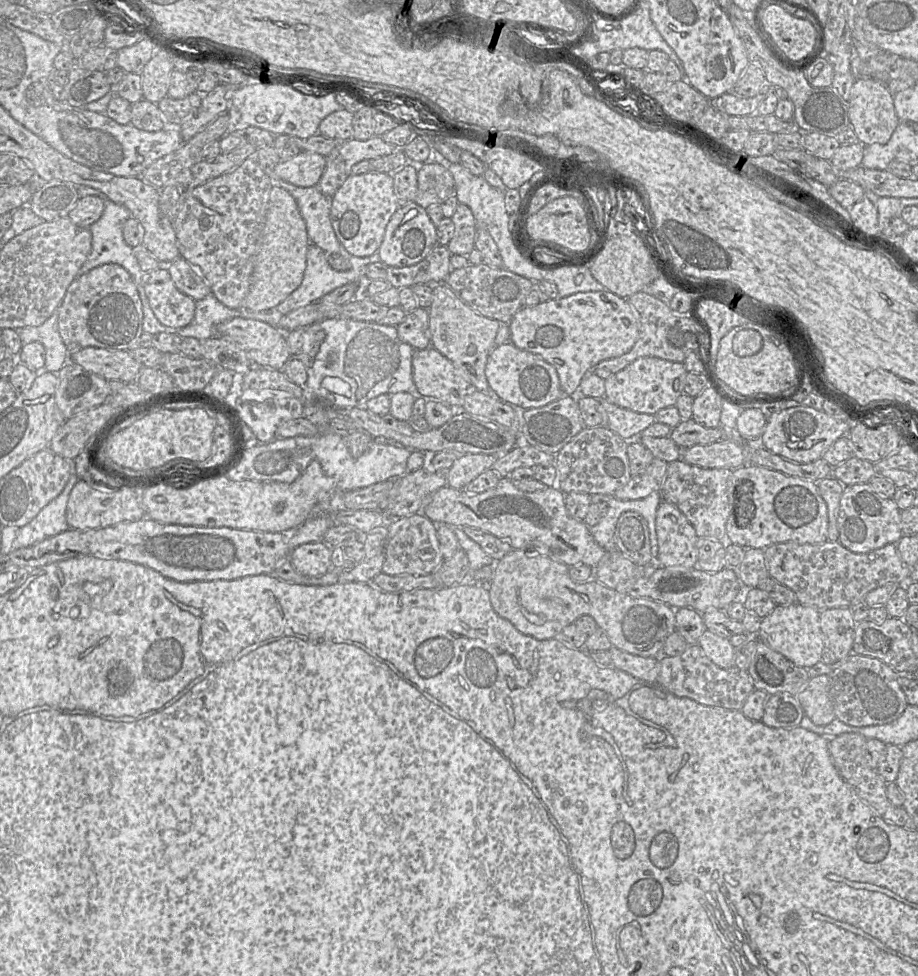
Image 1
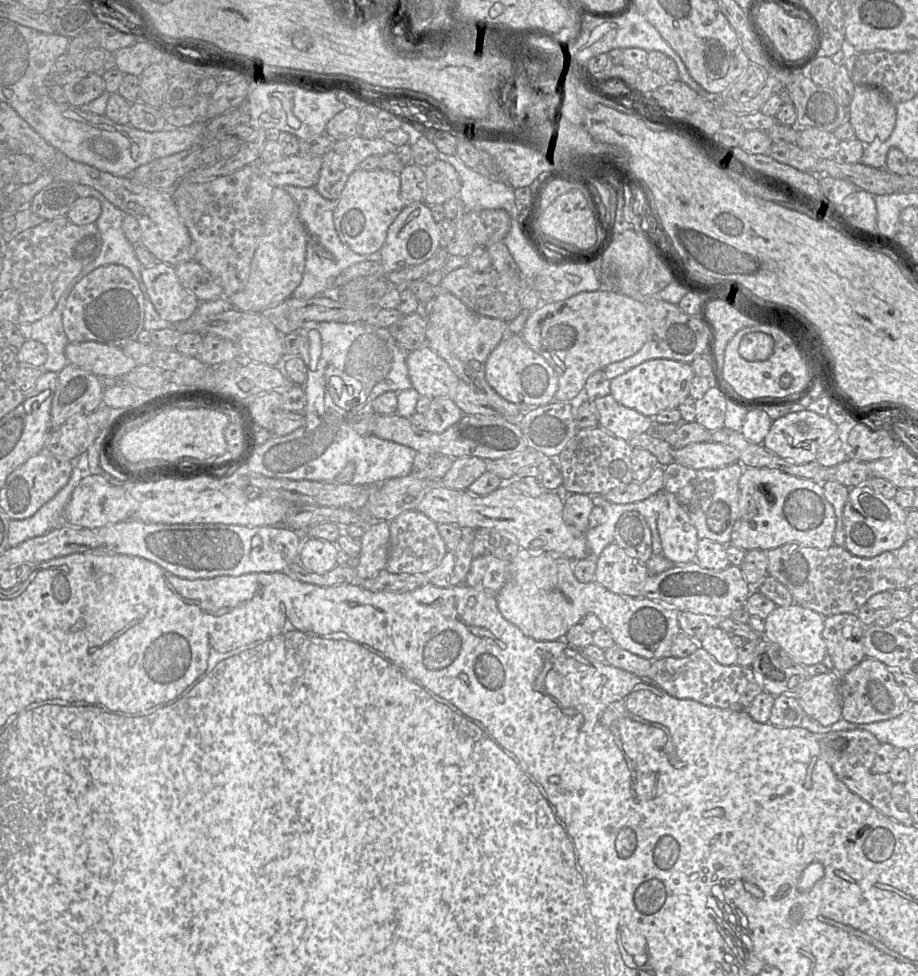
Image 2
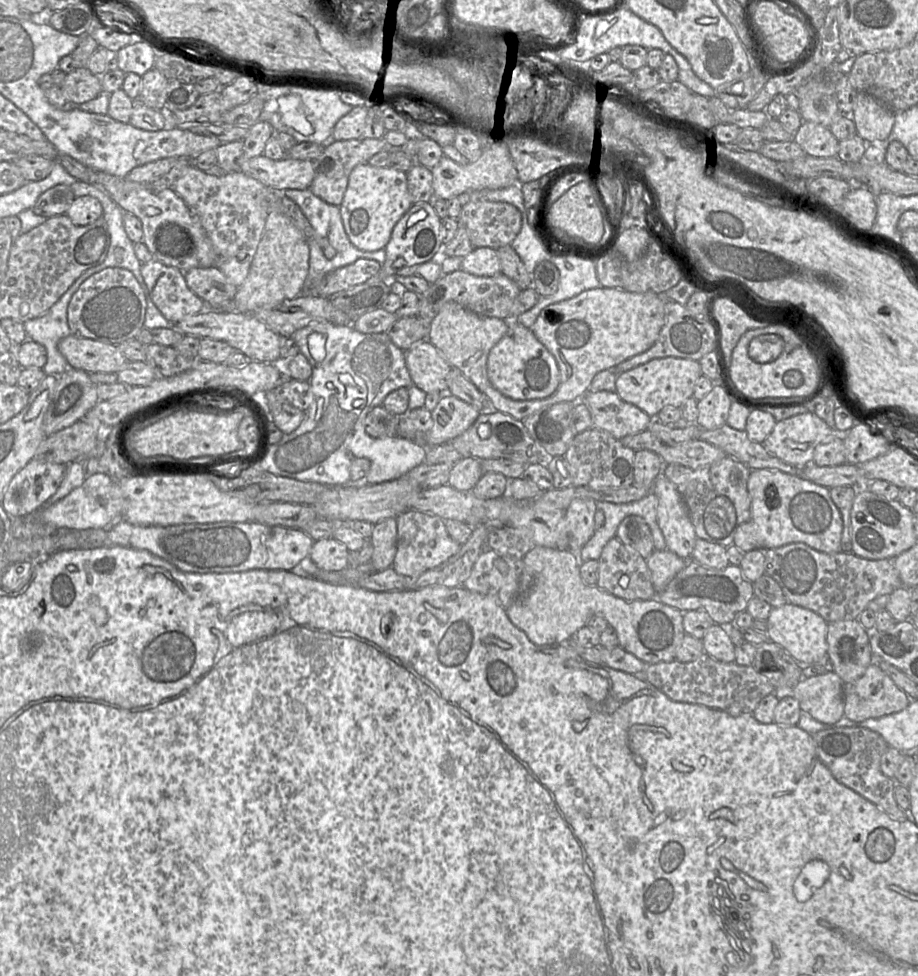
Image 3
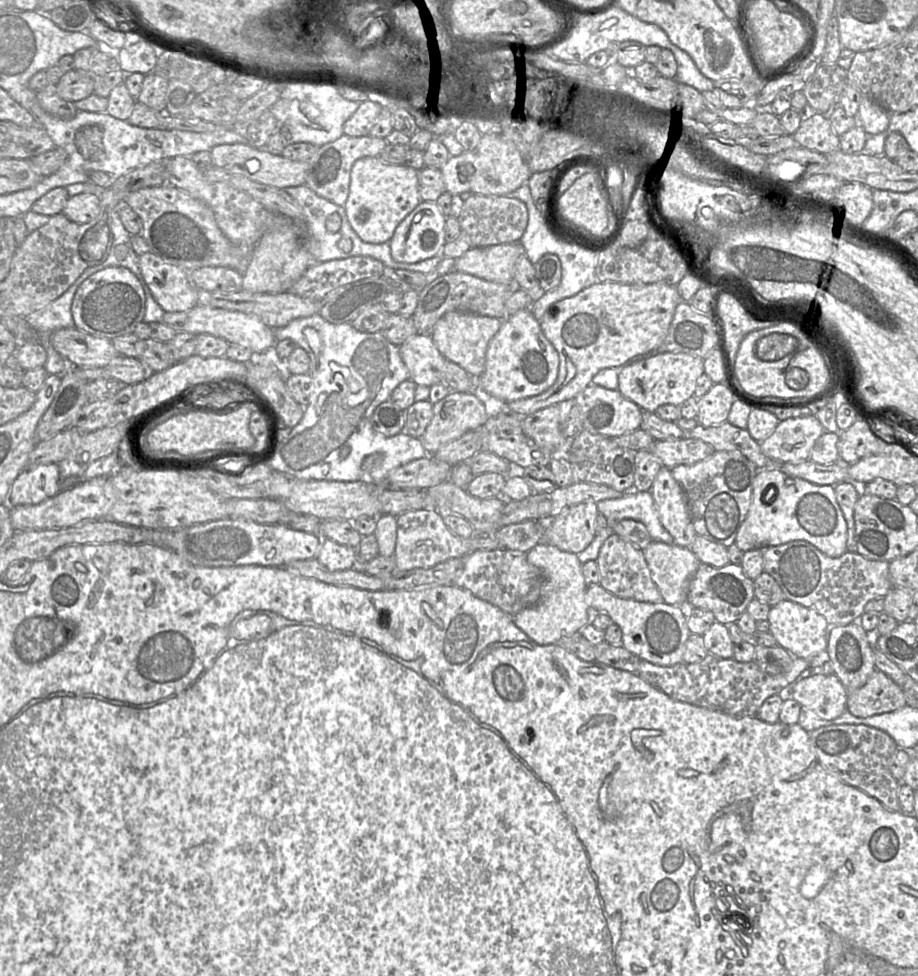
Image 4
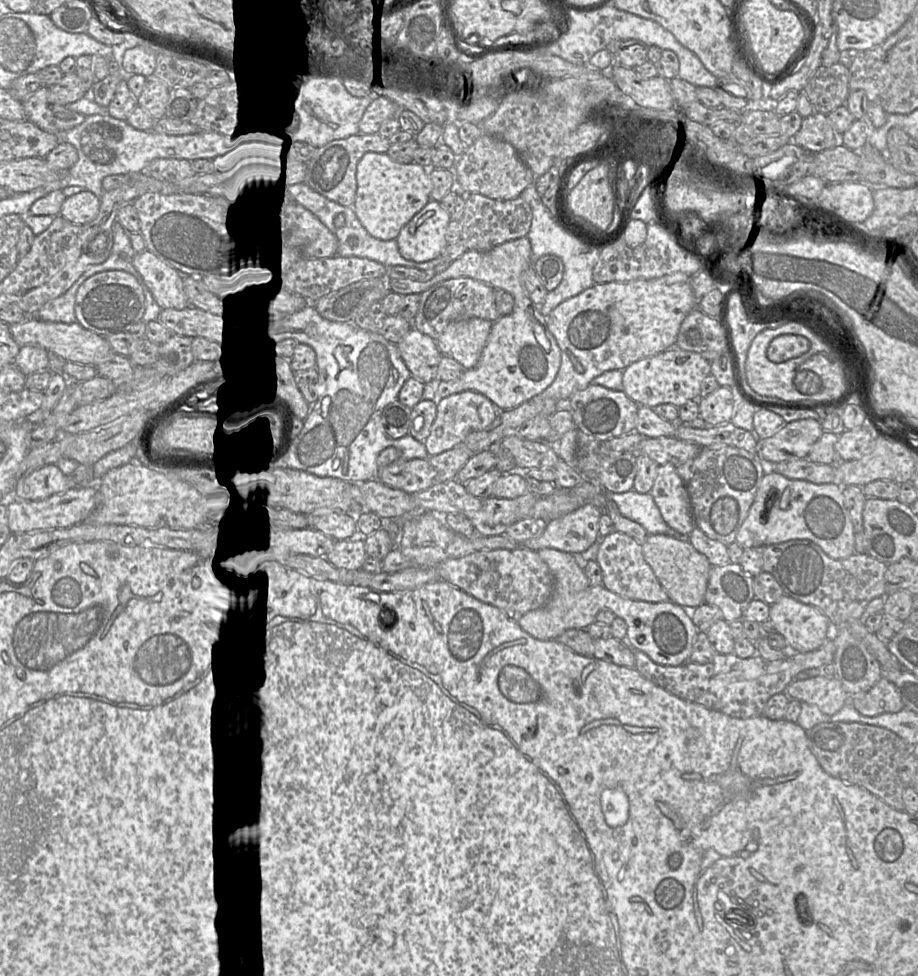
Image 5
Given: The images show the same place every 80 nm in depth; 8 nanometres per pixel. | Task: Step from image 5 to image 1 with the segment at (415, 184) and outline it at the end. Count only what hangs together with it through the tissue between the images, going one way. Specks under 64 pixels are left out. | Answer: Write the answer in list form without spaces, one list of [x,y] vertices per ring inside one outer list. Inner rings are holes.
[[[368,172],[350,175],[331,198],[330,219],[337,239],[353,256],[367,257],[378,252],[386,226],[398,209],[393,174]]]

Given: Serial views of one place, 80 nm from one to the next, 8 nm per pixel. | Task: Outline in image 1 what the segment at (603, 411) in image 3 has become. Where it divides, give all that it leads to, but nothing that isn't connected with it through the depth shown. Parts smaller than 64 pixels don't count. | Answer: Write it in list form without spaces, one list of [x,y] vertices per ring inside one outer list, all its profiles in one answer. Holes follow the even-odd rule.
[[[605,397],[599,399],[607,415],[607,428],[624,440],[639,440],[640,433],[654,423],[655,416],[621,408]]]

